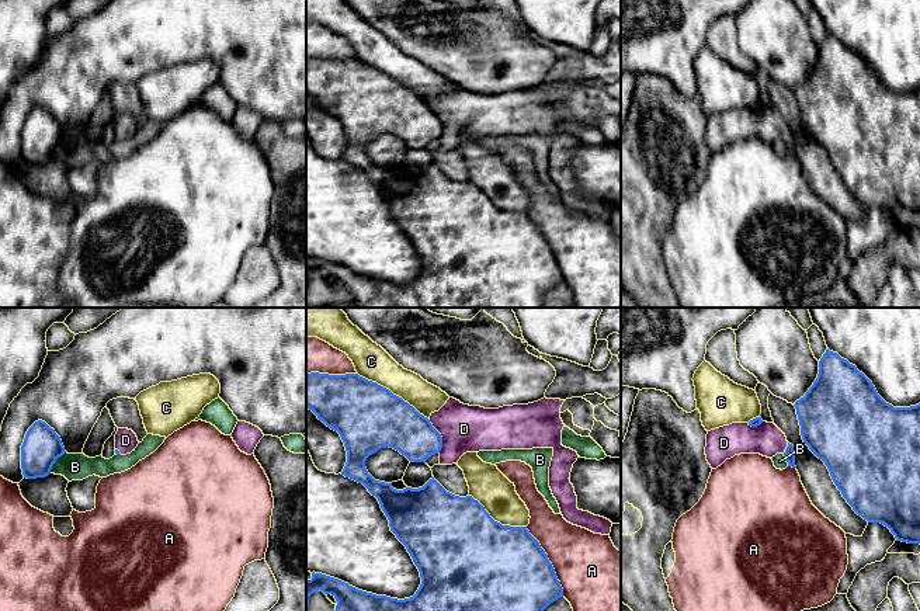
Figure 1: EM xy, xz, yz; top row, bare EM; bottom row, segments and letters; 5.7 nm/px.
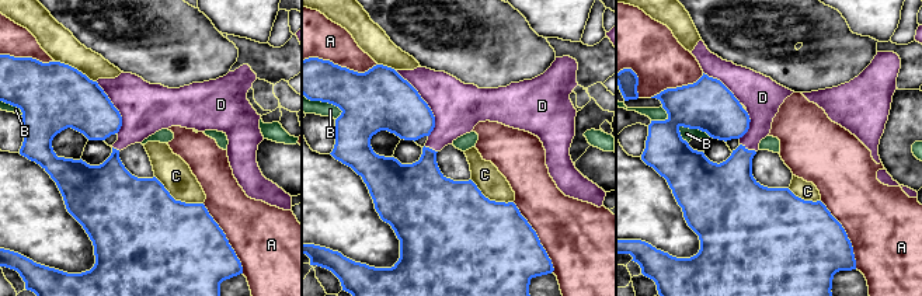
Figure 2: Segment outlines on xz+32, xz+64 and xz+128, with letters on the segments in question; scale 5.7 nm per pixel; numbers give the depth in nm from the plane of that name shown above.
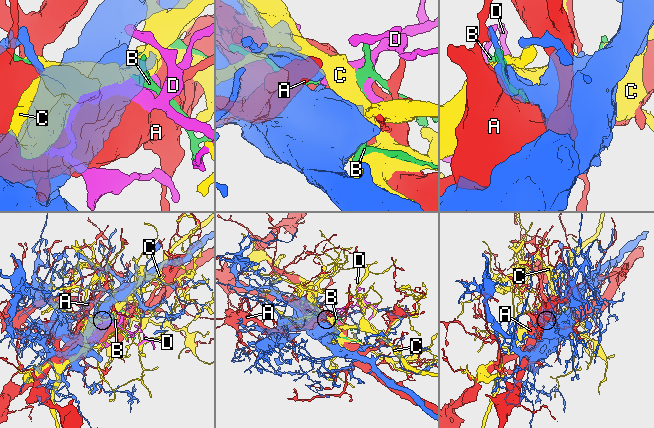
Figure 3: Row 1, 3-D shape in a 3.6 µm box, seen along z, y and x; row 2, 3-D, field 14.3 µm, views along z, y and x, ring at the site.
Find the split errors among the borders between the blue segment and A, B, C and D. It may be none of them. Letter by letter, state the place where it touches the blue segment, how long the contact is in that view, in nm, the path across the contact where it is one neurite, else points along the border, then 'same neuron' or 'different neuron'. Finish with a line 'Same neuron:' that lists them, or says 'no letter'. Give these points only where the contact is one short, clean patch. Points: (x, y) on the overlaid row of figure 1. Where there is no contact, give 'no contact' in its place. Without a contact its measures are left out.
A: contact xz (549, 562); length 460 nm; different neuron
B: contact xy (55, 461); length 160 nm; different neuron
C: contact xz (392, 393); length 500 nm; different neuron
D: contact xz (441, 437); length 200 nm; same neuron
Same neuron: D

